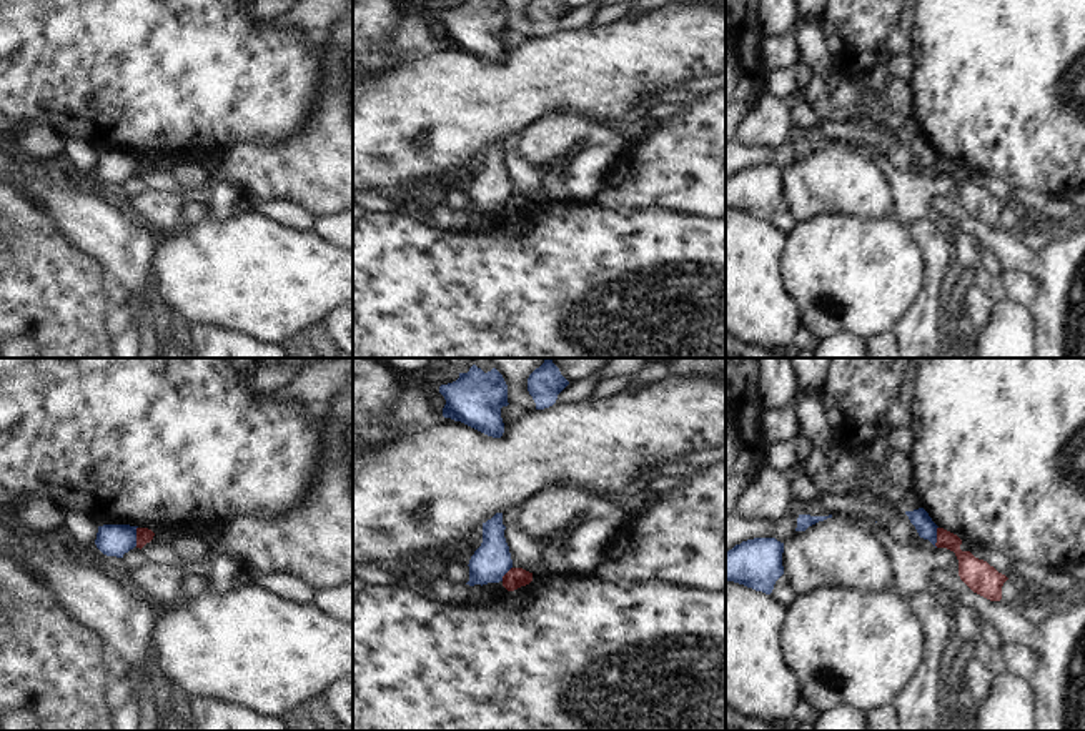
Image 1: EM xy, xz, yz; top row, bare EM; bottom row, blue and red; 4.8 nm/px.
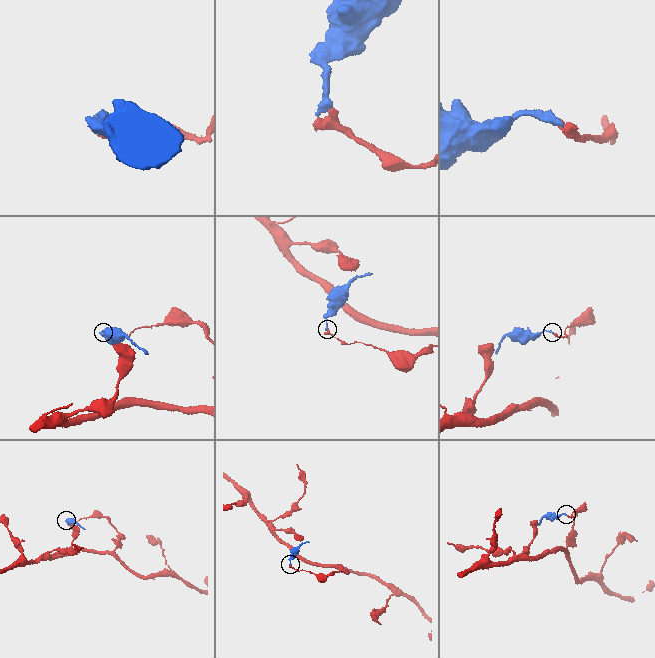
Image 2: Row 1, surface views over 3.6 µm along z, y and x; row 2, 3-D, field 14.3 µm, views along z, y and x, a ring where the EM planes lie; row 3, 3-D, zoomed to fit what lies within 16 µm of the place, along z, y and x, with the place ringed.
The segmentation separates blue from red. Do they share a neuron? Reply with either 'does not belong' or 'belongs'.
does not belong

